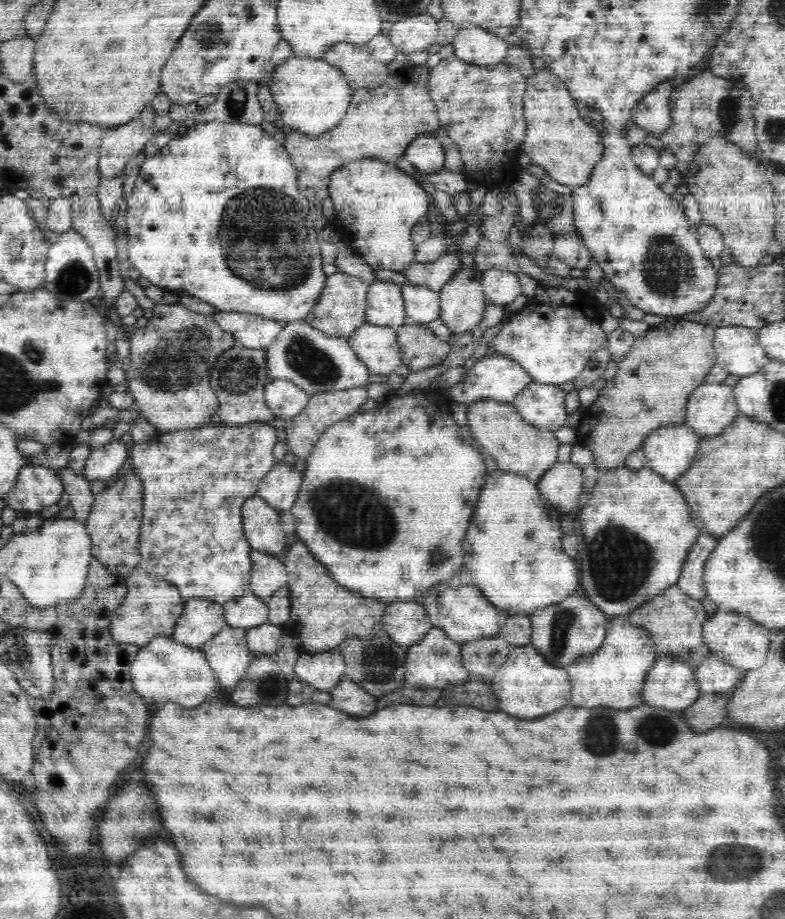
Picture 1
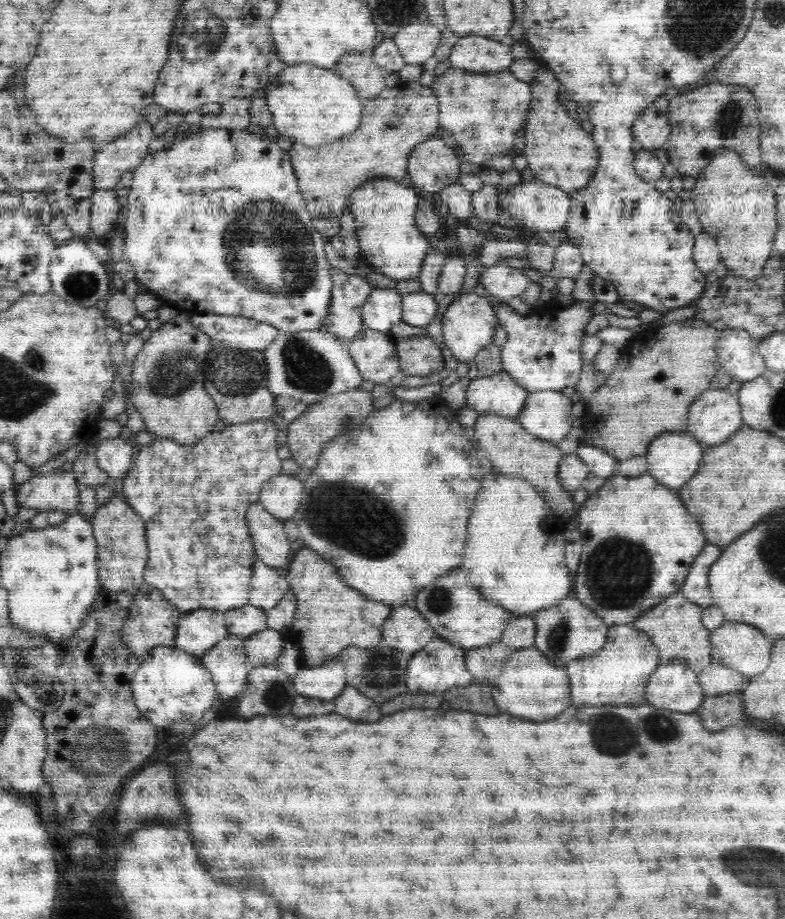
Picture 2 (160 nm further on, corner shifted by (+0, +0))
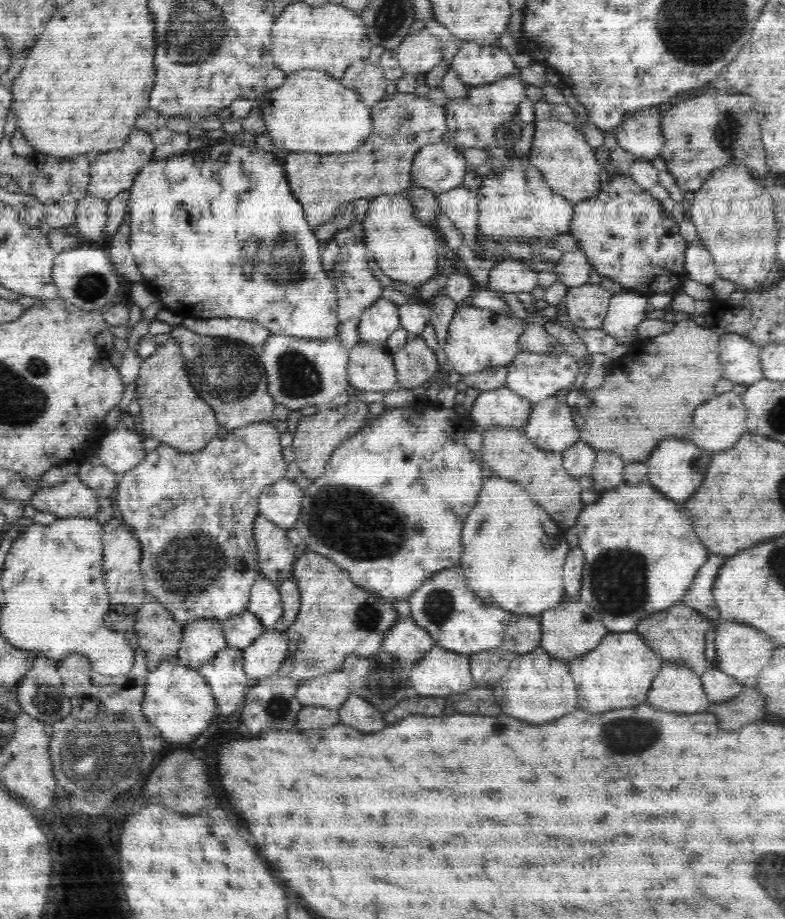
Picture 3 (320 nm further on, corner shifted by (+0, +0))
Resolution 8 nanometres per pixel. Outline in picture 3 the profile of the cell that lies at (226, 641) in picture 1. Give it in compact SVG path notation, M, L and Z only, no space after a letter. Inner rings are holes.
M227 646L206 664L199 666L199 673L211 686L217 704L217 714L232 714L245 701L244 688L251 682L244 670L243 650Z

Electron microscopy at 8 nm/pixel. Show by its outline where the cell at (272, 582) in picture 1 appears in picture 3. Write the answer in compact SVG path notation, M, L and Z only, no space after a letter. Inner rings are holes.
M260 574L251 588L248 610L255 614L266 631L274 631L282 618L283 608L279 587Z

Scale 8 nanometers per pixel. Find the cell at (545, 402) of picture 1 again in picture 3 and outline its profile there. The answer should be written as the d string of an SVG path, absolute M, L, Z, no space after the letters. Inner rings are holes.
M563 395L548 396L548 398L533 404L527 426L524 429L525 435L532 441L532 444L544 451L563 453L575 442L581 441L581 432L575 426L572 415L570 406L566 404Z

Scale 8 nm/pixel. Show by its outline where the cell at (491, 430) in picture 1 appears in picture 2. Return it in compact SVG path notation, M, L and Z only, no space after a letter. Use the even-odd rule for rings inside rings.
M493 412L480 413L477 419L474 440L481 456L487 456L498 472L527 480L537 488L538 494L549 504L556 516L563 521L569 519L574 514L576 502L558 479L558 466L563 454L557 445L533 436L522 427L518 419L504 418Z

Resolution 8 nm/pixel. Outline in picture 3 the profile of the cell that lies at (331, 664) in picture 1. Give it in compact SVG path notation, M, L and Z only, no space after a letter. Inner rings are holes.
M342 669L336 670L299 683L295 697L303 706L323 706L339 710L352 693L349 684L348 674Z

